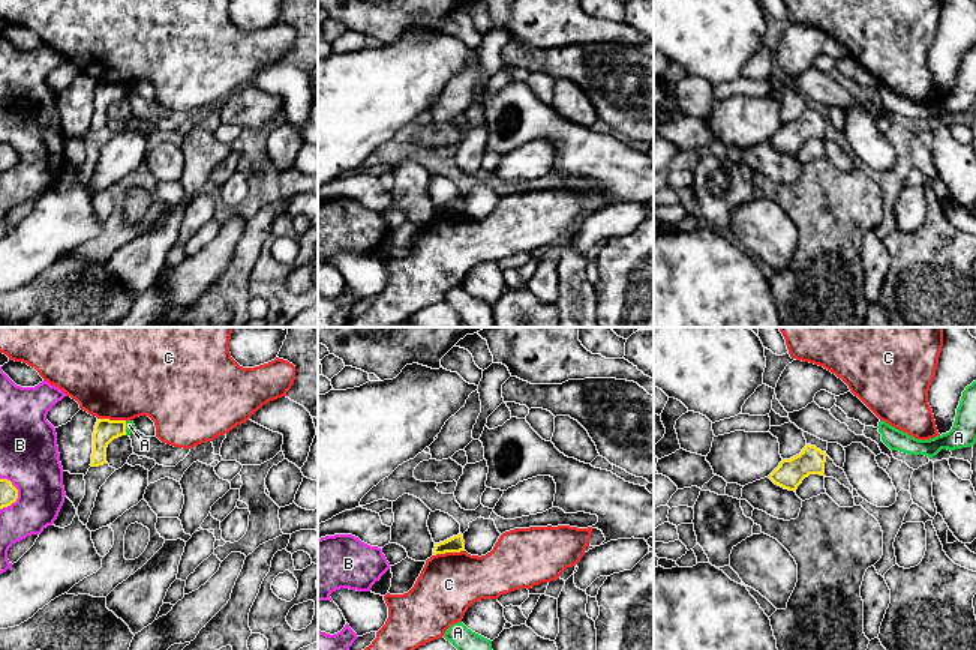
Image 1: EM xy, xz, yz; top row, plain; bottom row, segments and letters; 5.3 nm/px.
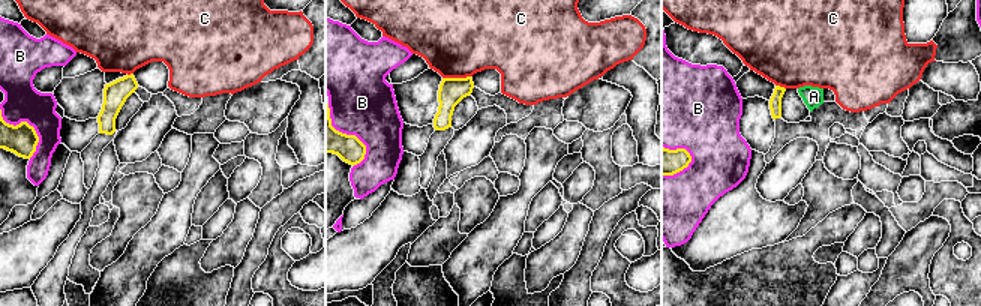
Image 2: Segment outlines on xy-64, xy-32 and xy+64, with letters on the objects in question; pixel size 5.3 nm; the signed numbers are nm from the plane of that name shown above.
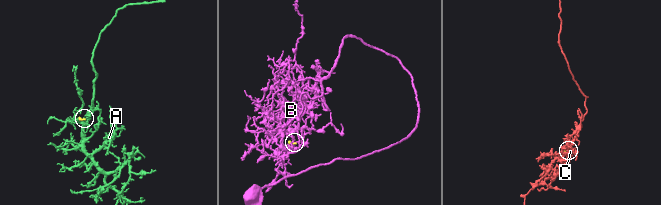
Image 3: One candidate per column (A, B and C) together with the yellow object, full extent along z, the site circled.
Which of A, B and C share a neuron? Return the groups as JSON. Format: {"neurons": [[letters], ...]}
{"neurons": [["A"], ["B"], ["C"]]}

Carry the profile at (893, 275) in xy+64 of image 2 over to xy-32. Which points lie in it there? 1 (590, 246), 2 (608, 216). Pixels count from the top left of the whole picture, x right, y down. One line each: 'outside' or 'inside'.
1: inside
2: inside

